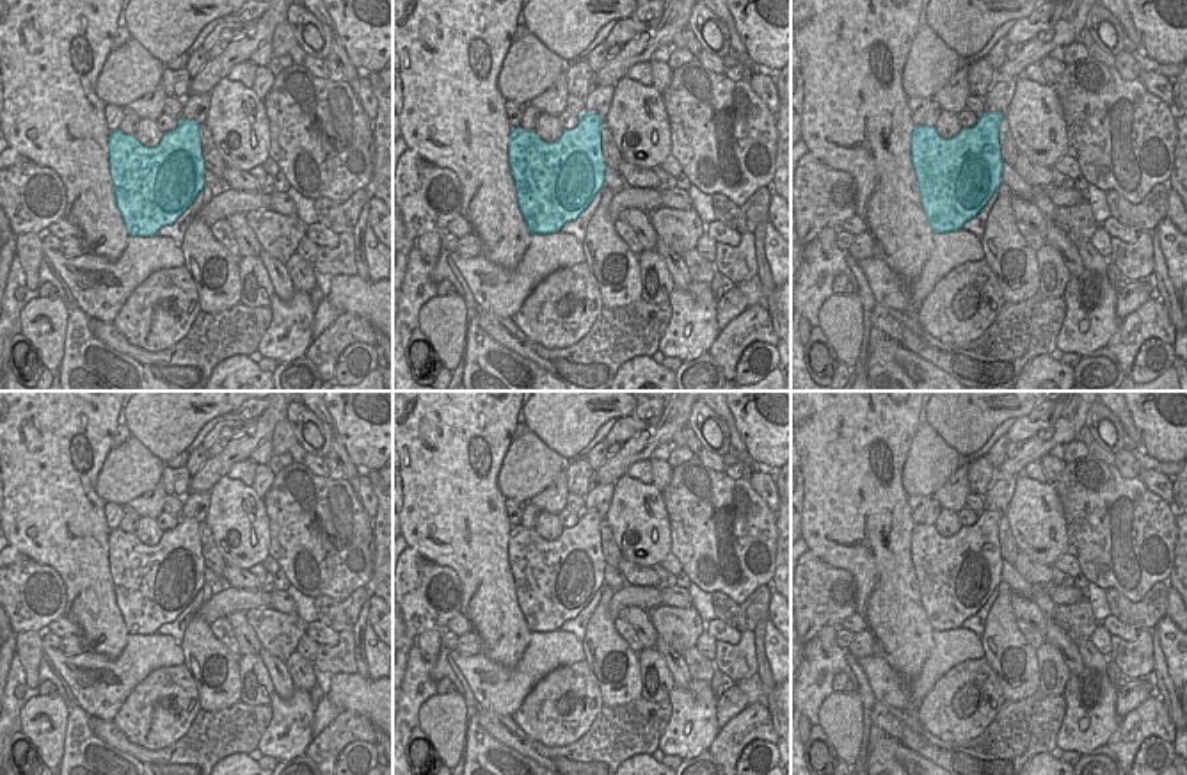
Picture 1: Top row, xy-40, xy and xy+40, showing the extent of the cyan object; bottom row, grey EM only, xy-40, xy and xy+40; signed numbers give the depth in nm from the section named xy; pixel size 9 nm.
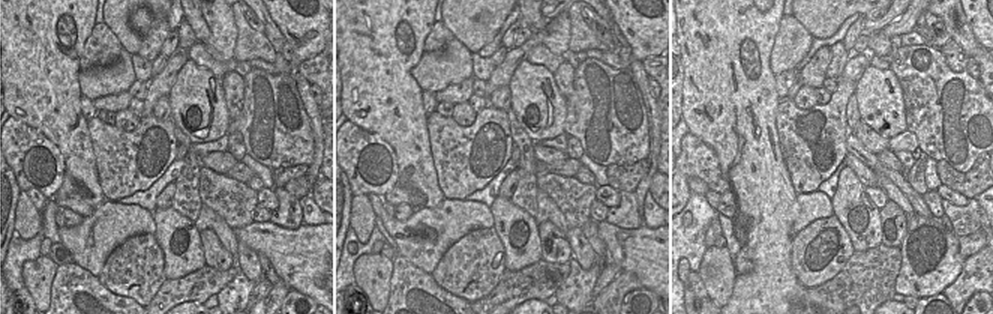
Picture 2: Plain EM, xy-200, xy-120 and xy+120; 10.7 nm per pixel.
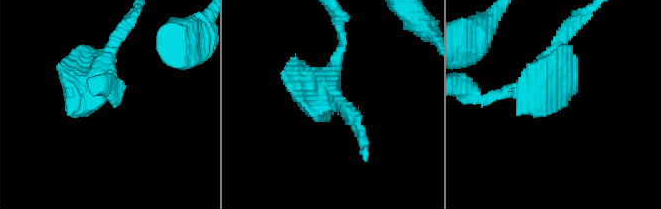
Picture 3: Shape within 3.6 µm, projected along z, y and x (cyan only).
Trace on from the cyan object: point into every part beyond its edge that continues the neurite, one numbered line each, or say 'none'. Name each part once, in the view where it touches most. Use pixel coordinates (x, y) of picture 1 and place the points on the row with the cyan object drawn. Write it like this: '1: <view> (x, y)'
none

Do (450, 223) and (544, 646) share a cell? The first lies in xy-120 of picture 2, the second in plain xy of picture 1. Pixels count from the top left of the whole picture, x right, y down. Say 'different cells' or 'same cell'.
same cell

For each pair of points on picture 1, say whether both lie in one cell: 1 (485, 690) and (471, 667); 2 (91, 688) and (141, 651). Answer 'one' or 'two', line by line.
1: one
2: one

